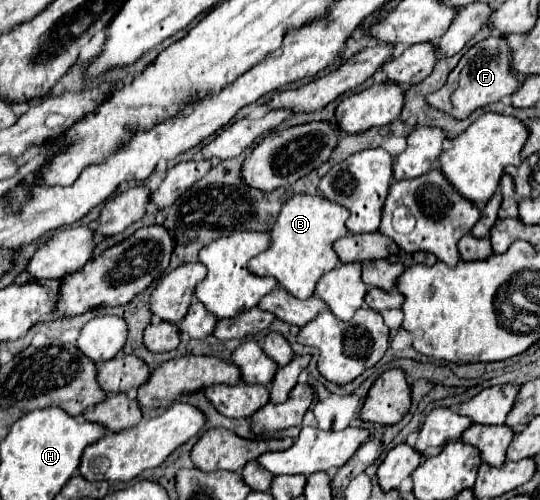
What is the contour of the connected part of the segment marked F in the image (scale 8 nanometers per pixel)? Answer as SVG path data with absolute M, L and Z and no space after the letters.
M489 36L477 42L461 56L459 64L451 70L443 88L427 96L427 102L433 108L445 110L447 114L463 120L471 116L477 108L483 108L491 102L499 102L501 98L511 96L521 86L521 80L513 76L511 56L513 56L513 50L507 46L507 36Z

